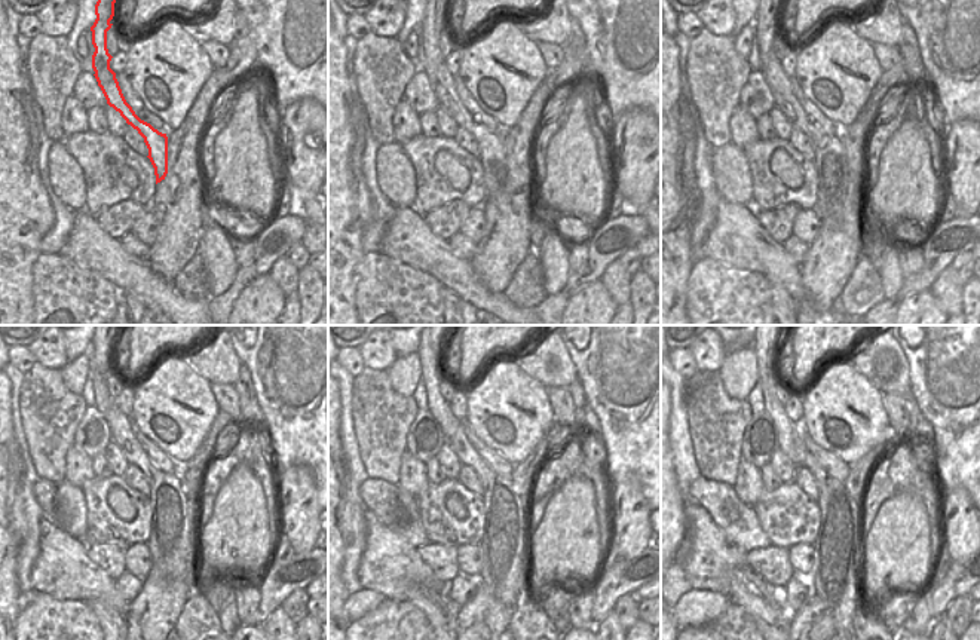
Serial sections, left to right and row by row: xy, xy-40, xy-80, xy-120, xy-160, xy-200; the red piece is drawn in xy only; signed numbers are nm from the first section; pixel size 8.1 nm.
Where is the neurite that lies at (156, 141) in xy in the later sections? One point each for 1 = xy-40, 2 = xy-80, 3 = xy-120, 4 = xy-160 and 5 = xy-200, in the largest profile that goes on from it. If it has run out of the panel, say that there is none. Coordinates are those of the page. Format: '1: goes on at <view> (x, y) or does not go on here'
1: goes on at xy-40 (493, 153)
2: goes on at xy-80 (830, 156)
3: goes on at xy-120 (165, 487)
4: goes on at xy-160 (508, 590)
5: goes on at xy-200 (839, 593)

